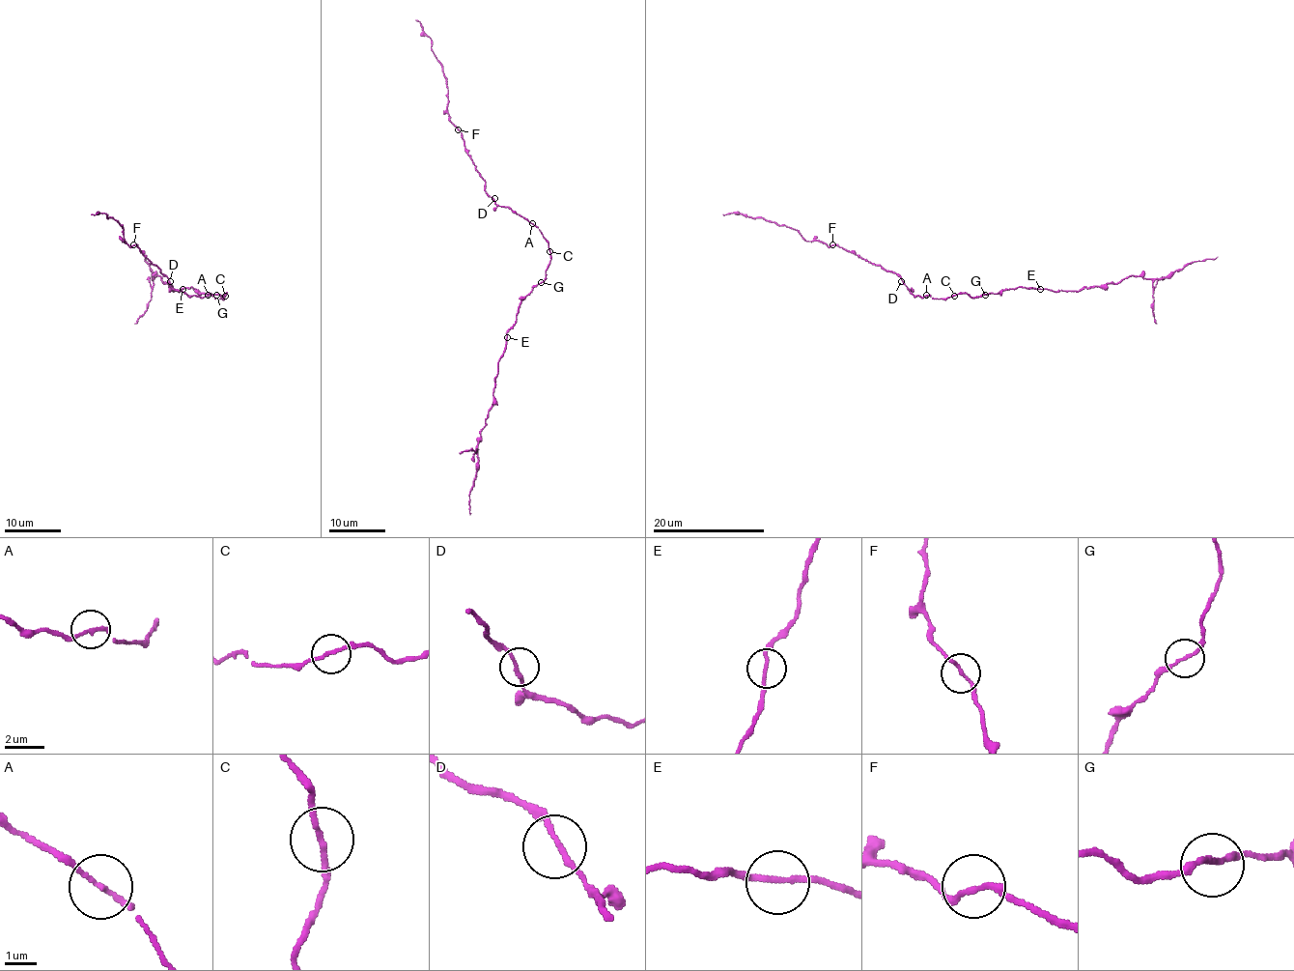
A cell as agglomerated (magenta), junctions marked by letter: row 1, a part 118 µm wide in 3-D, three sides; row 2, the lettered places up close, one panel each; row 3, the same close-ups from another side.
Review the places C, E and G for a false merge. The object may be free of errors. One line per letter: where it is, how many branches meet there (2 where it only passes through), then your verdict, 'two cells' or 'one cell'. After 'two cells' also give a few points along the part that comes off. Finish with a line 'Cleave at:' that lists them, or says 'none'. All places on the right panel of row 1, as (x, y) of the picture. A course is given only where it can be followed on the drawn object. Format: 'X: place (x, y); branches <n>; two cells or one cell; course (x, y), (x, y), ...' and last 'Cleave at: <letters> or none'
C: place (954, 296); branches 2; one cell
E: place (1040, 289); branches 2; one cell
G: place (985, 295); branches 2; one cell
Cleave at: none

